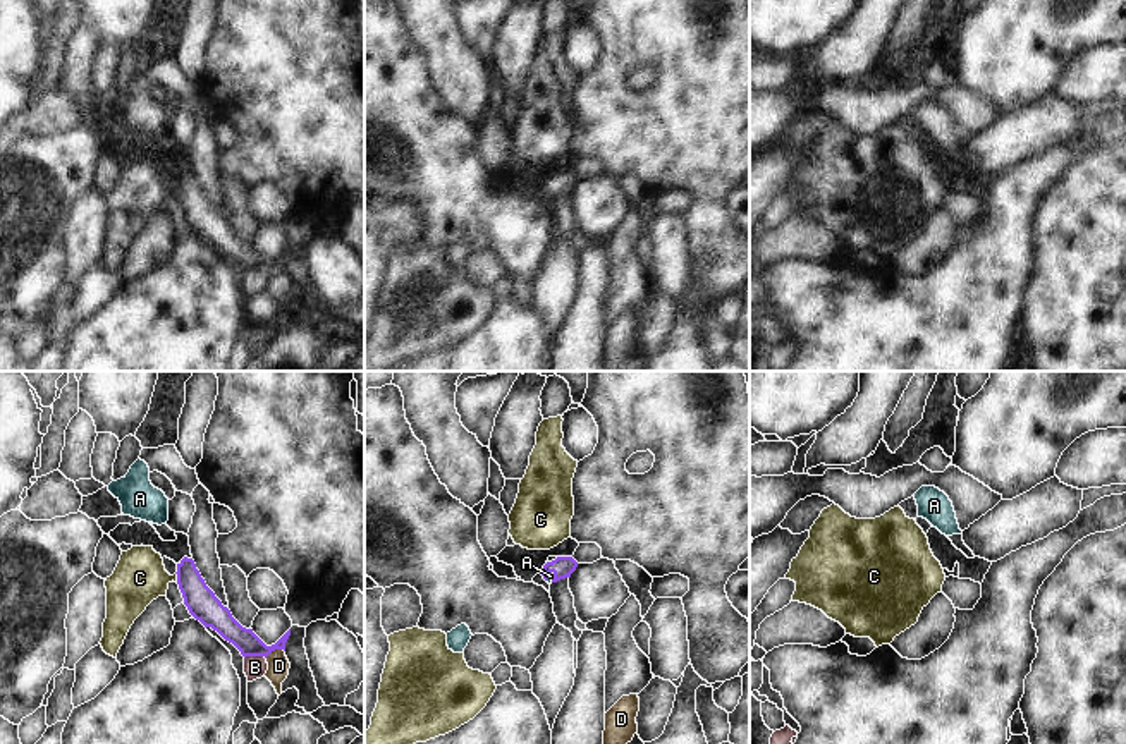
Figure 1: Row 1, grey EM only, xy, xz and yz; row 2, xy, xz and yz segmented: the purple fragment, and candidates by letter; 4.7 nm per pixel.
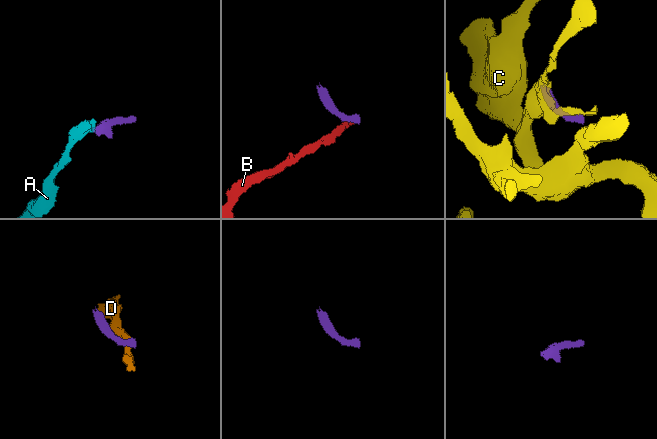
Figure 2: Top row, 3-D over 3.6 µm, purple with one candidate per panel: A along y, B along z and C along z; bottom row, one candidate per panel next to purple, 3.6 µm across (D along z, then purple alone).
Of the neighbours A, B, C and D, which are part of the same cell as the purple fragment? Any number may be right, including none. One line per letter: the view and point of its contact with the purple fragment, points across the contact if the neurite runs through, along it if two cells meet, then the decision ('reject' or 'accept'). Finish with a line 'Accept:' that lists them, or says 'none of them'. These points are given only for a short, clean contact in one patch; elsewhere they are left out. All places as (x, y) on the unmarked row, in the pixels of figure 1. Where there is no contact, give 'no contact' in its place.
A: contact xz (547, 191); way xz (562, 182), (547, 191), (550, 191); accept
B: contact xy (255, 270); border xy (265, 272), (244, 274); reject
C: contact xy (177, 193); border xy (176, 188), (177, 196); reject
D: contact xy (274, 265); border xy (284, 265), (274, 265), (265, 272); reject
Accept: A

